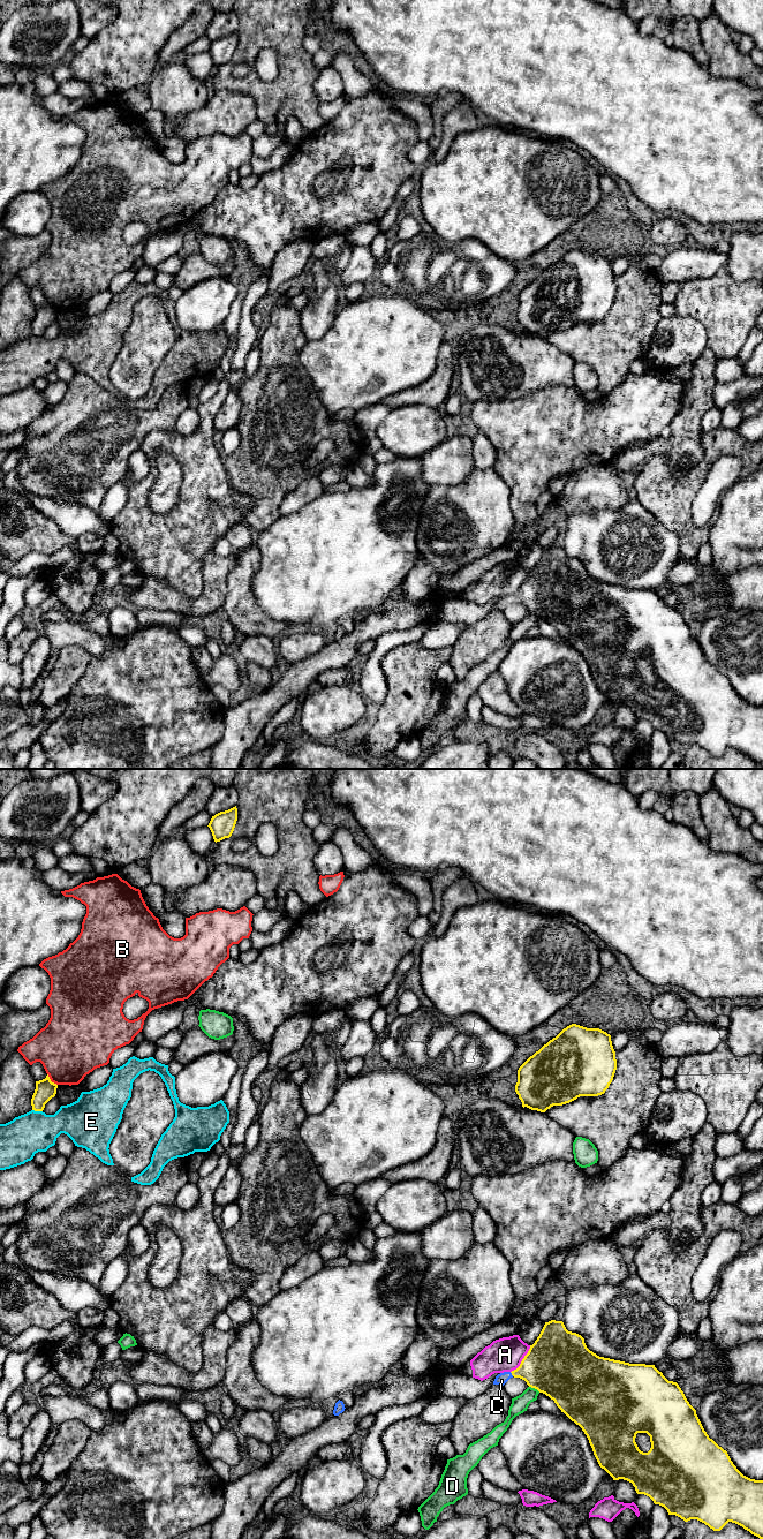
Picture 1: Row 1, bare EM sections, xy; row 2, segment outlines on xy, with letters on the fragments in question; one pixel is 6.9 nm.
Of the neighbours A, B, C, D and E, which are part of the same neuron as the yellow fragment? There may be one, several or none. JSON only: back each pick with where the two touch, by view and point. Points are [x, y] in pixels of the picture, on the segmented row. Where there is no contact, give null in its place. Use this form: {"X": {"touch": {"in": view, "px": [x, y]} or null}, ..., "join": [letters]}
{"C": {"touch": {"in": "xy", "px": [512, 1374]}}, "join": ["C"]}

